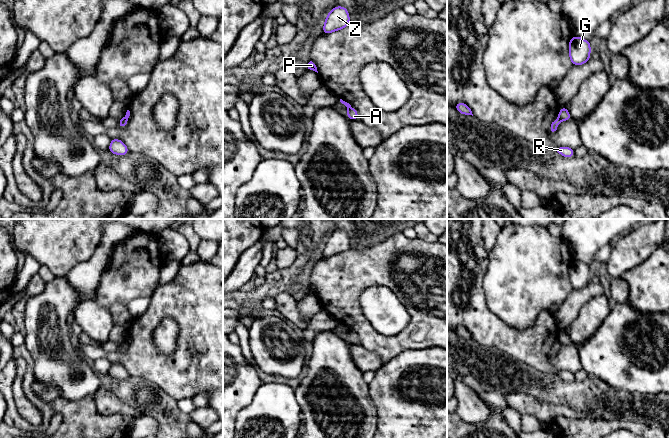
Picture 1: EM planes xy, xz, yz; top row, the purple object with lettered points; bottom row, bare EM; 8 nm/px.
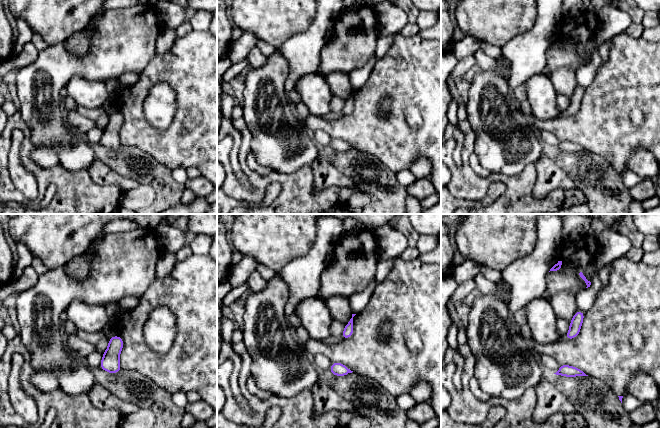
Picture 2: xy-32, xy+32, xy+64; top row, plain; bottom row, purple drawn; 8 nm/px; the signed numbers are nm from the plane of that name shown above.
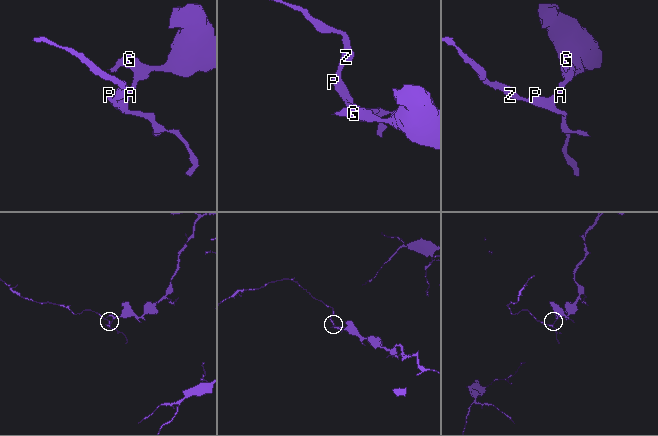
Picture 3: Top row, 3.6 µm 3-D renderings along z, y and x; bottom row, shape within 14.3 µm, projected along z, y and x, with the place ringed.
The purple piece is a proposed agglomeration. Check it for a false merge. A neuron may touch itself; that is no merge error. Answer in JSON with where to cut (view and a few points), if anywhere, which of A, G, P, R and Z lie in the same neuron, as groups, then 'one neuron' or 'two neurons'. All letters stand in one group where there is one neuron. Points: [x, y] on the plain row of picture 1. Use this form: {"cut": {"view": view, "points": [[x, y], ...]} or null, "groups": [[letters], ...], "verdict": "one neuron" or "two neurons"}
{"cut": {"view": "xy", "points": [[125, 340], [127, 343]]}, "groups": [["A", "G"], ["P", "R", "Z"]], "verdict": "two neurons"}

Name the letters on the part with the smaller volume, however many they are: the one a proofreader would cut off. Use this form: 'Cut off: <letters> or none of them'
Cut off: P, R, Z

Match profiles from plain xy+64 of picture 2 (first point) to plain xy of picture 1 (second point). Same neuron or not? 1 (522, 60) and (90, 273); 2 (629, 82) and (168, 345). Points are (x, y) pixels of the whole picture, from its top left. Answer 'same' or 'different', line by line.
1: same
2: different

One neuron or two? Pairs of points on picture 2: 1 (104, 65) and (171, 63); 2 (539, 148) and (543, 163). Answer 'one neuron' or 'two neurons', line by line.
1: two neurons
2: two neurons

